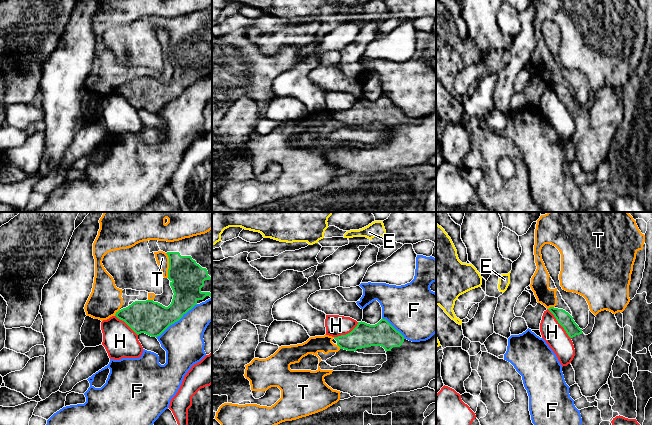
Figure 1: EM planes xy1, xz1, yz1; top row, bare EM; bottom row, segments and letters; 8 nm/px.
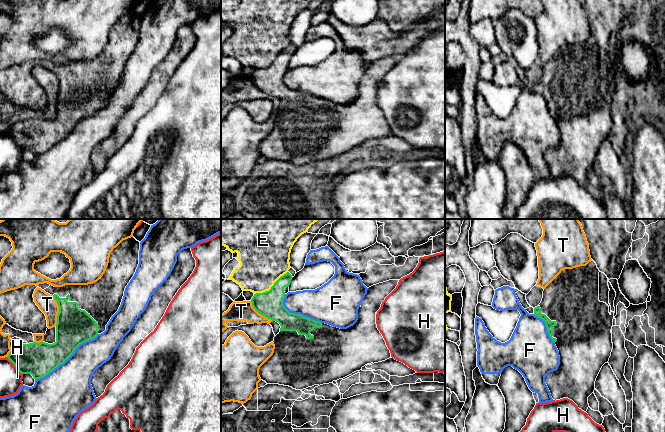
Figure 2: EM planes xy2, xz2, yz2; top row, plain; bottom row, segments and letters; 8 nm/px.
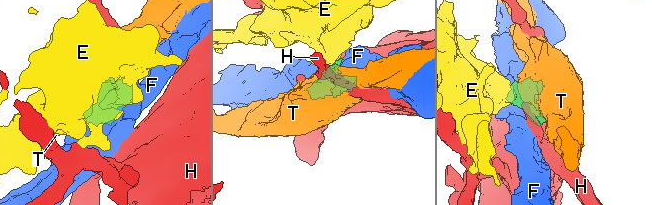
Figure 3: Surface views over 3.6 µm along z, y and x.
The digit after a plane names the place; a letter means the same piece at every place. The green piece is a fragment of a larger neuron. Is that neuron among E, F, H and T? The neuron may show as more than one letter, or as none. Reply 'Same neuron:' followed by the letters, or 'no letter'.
Same neuron: no letter

